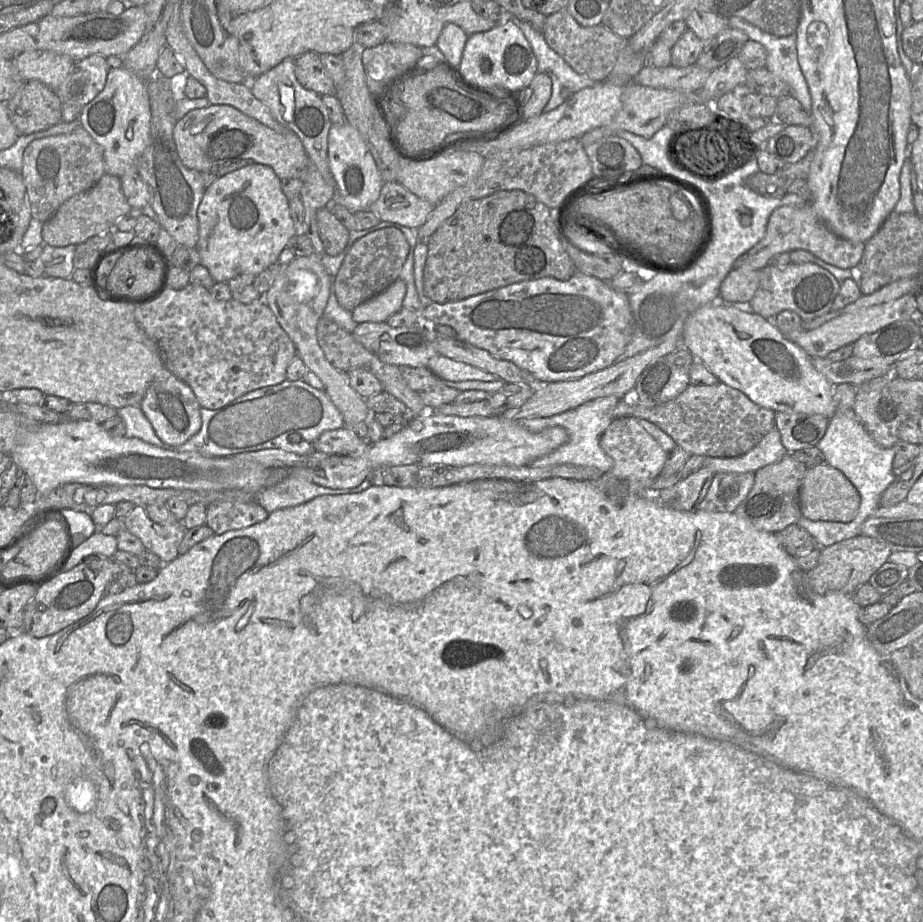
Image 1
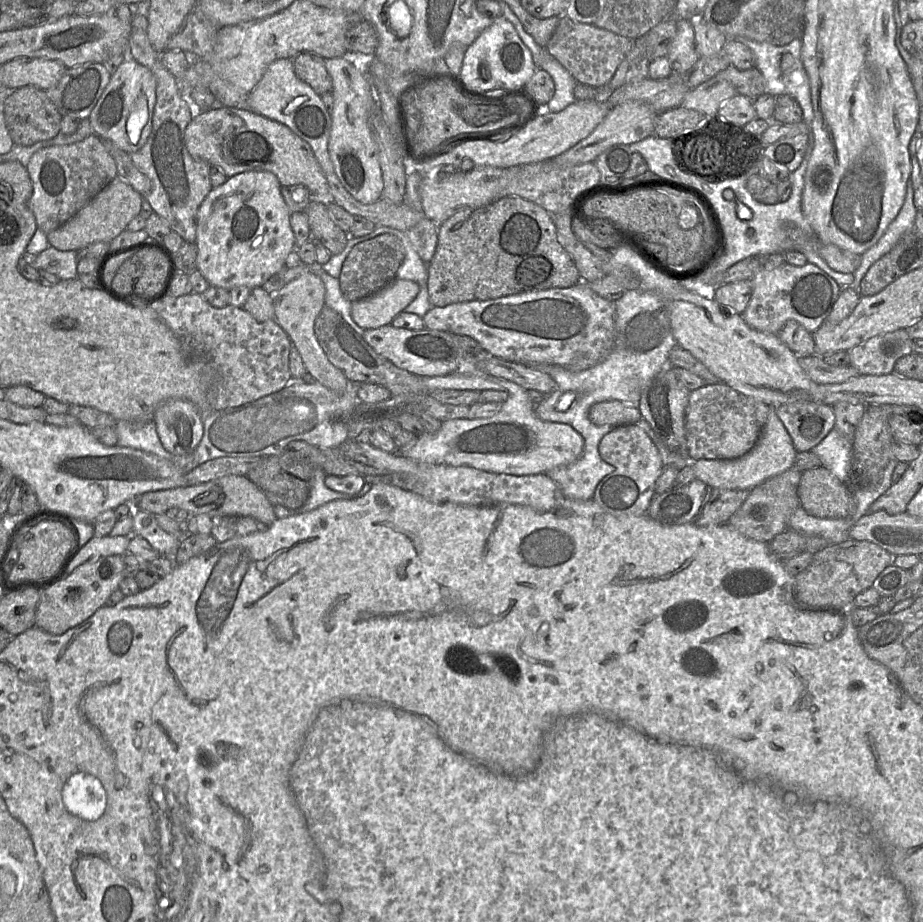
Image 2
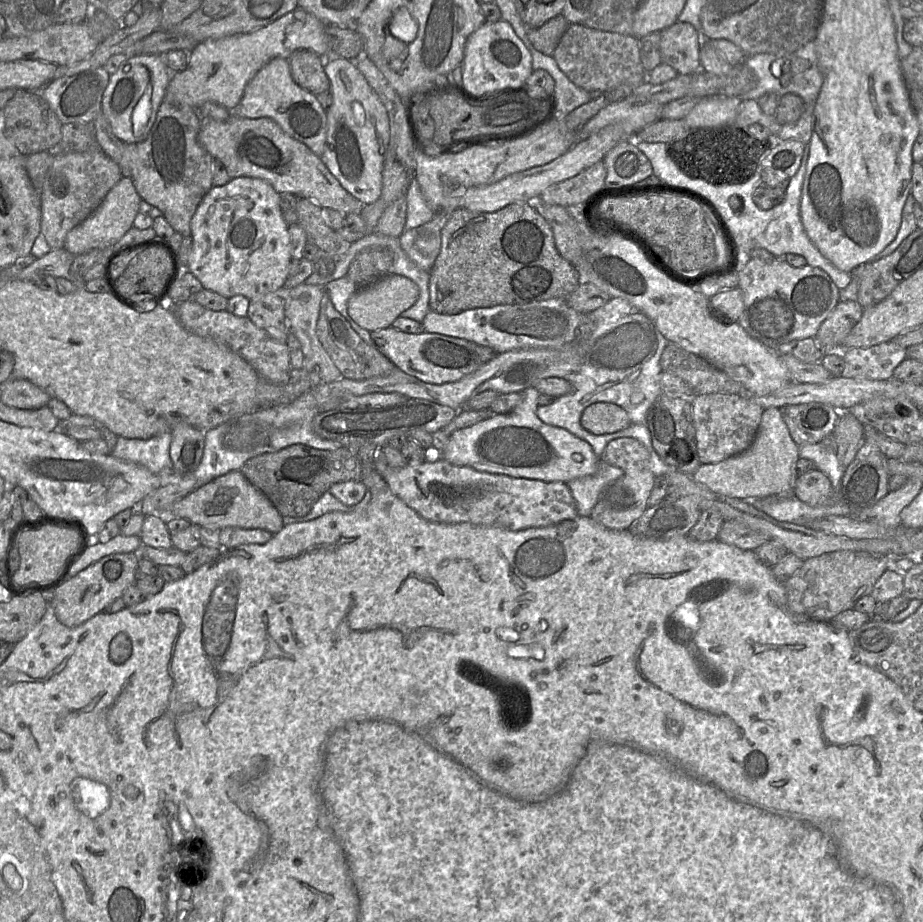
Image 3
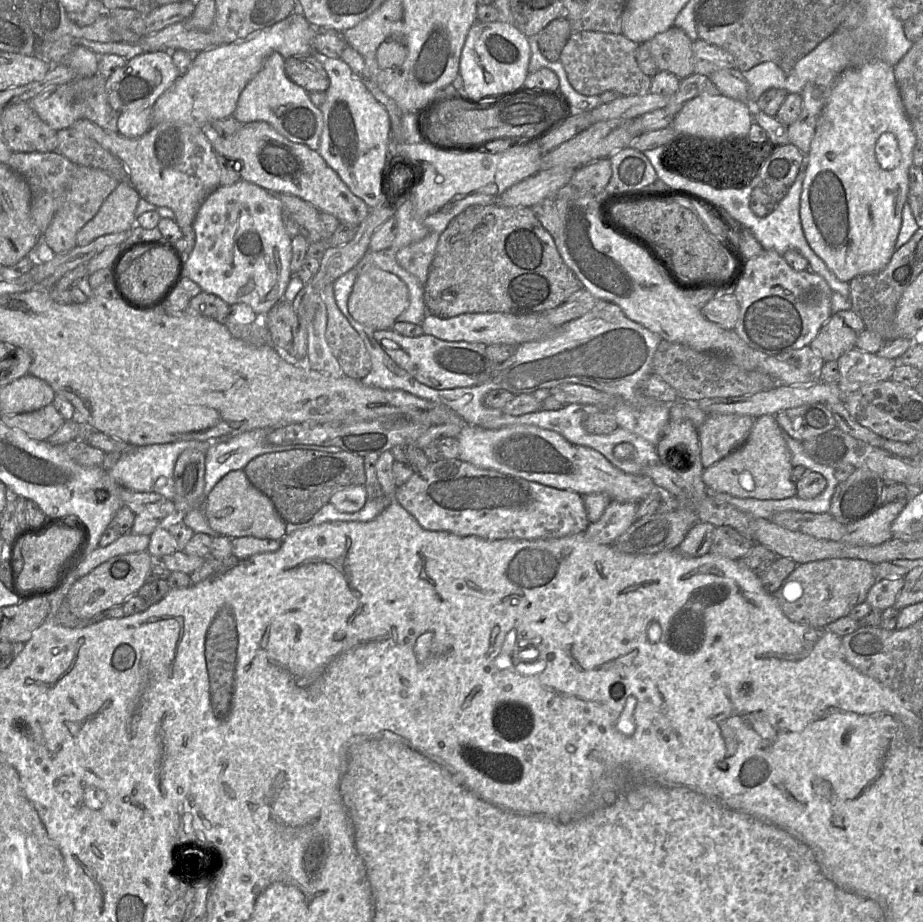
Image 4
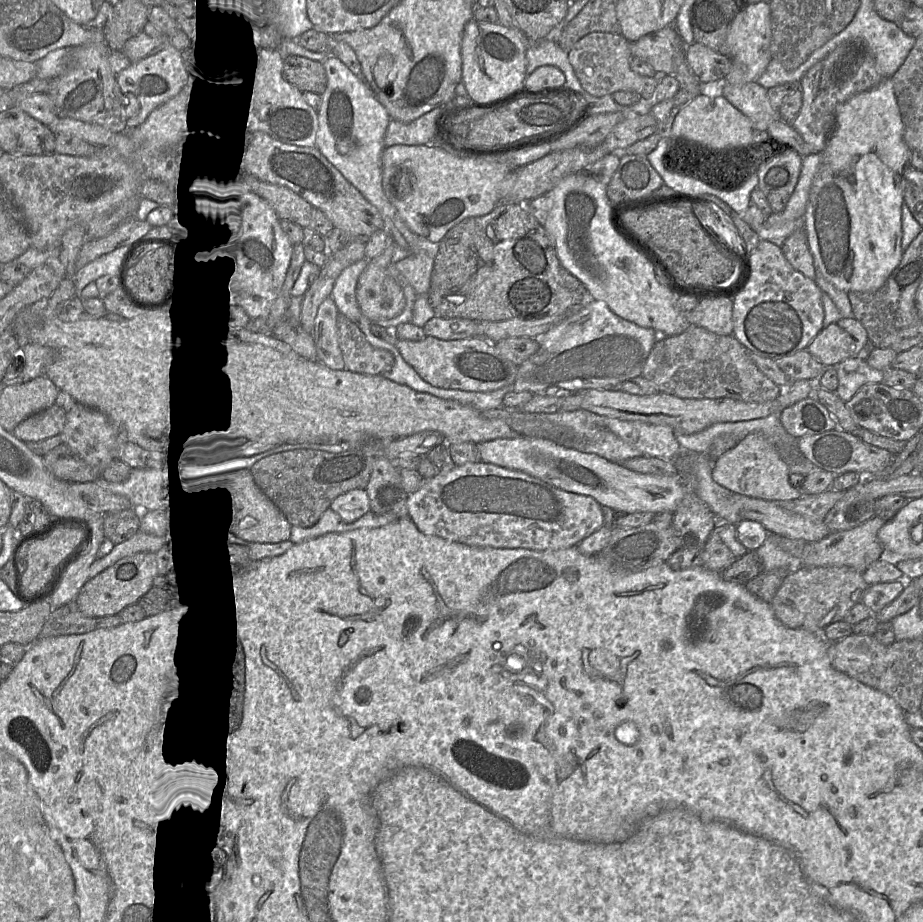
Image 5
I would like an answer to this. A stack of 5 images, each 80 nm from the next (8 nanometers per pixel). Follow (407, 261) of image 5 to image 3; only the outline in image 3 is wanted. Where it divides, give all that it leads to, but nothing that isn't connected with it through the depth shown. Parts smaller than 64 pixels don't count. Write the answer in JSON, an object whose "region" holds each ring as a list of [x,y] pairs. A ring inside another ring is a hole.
{"region":[[[437,220],[405,230],[399,237],[407,257],[420,269],[429,272],[441,247],[441,224]]]}

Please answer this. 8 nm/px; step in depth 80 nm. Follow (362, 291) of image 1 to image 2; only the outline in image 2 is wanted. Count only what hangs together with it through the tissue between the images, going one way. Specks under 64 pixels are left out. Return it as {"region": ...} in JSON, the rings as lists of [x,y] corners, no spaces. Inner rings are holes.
{"region":[[[380,234],[356,244],[346,257],[338,278],[342,294],[354,302],[376,293],[396,278],[403,258],[403,247],[391,234]]]}

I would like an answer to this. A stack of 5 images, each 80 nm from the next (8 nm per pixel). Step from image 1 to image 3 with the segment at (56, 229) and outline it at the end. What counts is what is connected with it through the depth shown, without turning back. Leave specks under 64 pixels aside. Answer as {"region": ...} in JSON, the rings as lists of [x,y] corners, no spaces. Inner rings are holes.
{"region":[[[123,176],[109,191],[100,206],[67,234],[64,249],[76,256],[93,249],[105,249],[113,246],[133,227],[135,217],[140,213],[141,200],[131,177]]]}

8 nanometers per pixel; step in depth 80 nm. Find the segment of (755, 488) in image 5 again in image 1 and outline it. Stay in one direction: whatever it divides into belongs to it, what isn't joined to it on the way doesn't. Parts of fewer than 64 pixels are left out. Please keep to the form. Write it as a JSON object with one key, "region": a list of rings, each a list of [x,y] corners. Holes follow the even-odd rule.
{"region":[[[774,427],[747,453],[737,457],[706,457],[703,466],[714,474],[755,473],[760,468],[781,460],[787,453],[780,432]]]}

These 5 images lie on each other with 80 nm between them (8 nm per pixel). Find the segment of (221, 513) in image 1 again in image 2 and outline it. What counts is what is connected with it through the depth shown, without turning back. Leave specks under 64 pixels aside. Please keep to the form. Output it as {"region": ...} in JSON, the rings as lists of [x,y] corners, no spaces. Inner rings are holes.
{"region":[[[216,516],[212,520],[212,536],[217,543],[246,536],[255,532],[264,532],[268,526],[252,517]]]}

